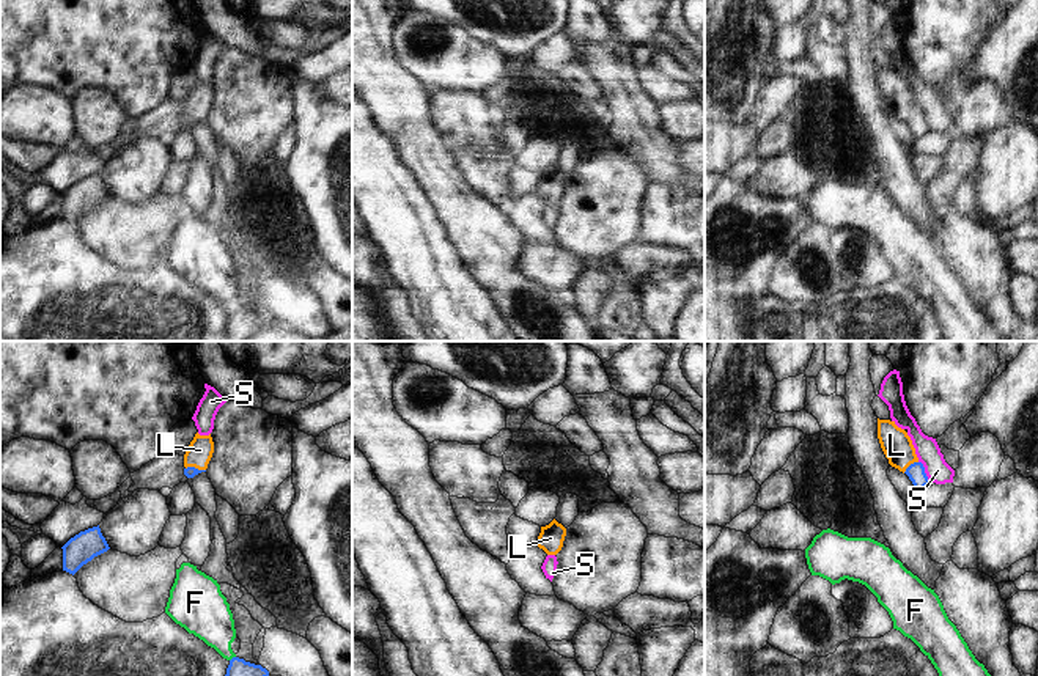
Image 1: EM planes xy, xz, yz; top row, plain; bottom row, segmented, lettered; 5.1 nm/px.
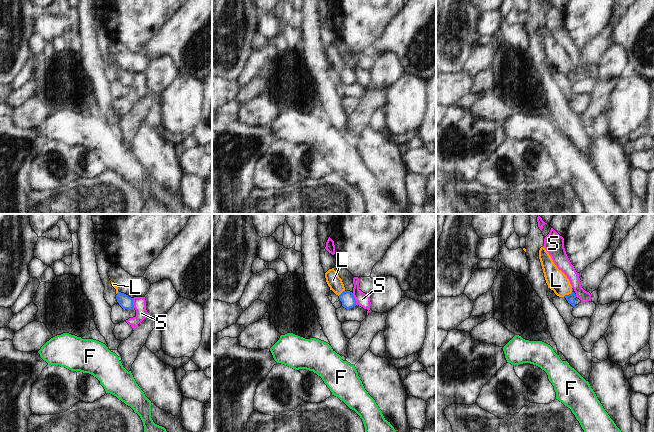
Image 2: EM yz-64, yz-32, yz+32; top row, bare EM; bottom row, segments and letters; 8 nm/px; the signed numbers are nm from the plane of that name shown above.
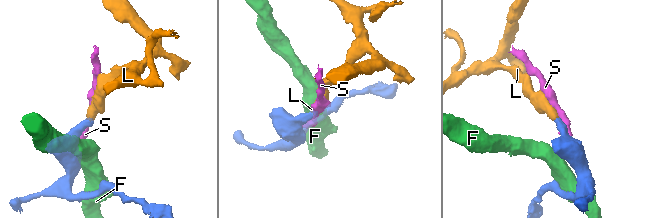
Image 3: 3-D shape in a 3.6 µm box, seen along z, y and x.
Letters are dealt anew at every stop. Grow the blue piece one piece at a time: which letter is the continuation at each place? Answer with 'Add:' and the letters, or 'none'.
Add: L

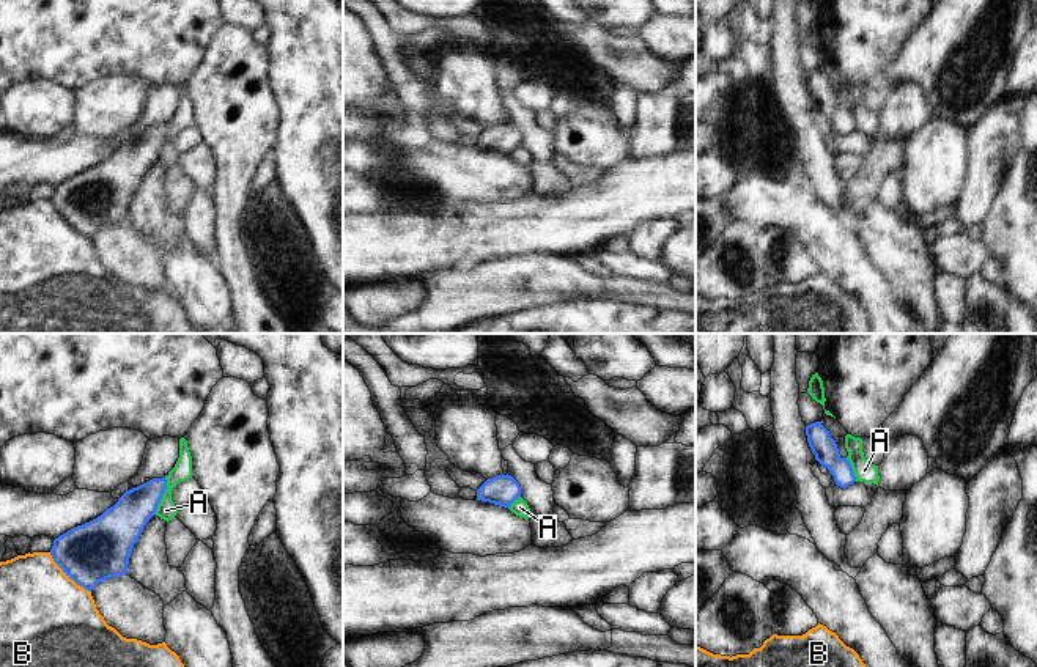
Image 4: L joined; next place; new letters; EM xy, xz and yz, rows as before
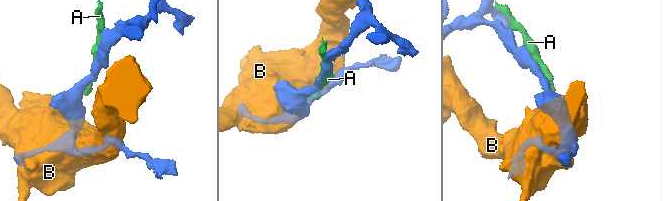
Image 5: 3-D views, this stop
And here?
Add: none

